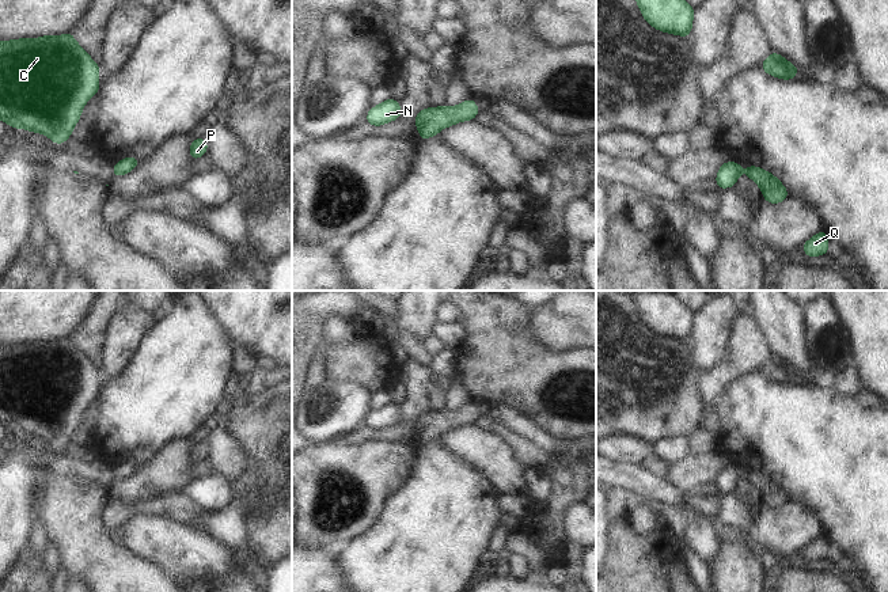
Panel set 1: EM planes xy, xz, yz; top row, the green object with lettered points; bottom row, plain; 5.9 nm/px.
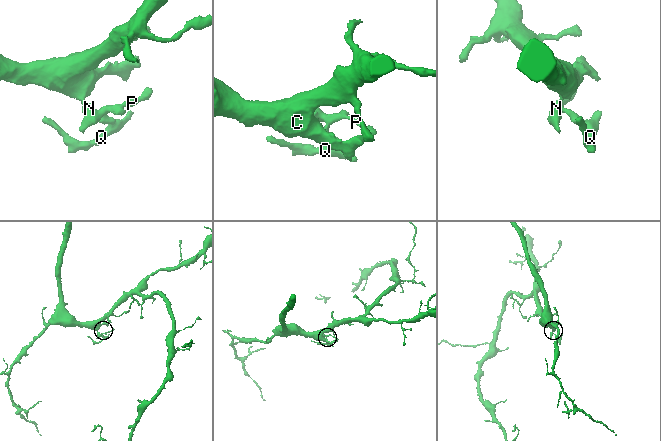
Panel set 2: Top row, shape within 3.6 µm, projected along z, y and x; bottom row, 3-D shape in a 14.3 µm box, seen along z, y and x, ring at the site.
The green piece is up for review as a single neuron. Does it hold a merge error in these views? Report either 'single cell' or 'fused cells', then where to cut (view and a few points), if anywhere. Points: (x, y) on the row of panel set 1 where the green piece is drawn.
single cell | no cut

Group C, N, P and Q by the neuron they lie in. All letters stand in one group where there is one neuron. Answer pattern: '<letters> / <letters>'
C N P Q

